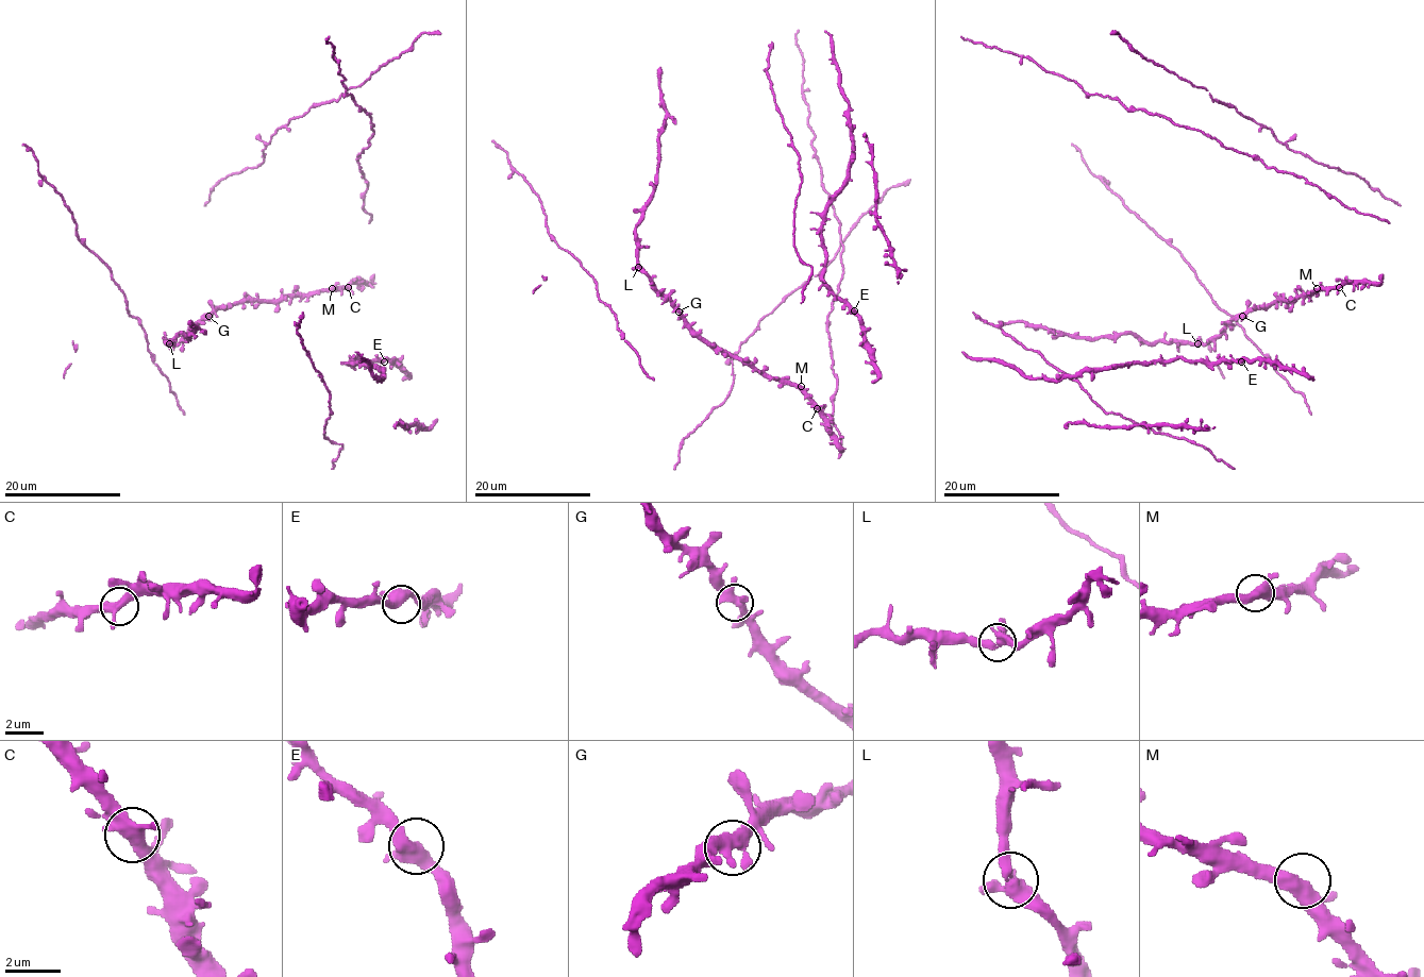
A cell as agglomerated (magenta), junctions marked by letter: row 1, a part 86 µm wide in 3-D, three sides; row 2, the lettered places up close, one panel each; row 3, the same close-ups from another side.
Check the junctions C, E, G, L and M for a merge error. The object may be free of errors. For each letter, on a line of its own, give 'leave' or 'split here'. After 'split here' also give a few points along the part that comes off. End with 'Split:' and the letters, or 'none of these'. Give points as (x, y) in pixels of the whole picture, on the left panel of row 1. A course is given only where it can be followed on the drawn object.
C: leave
E: leave
G: leave
L: leave
M: leave
Split: none of these

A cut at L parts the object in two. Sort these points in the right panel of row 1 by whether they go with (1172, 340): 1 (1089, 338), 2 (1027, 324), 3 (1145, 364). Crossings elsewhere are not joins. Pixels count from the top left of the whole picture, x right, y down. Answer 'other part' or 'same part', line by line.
1: same part
2: same part
3: other part

